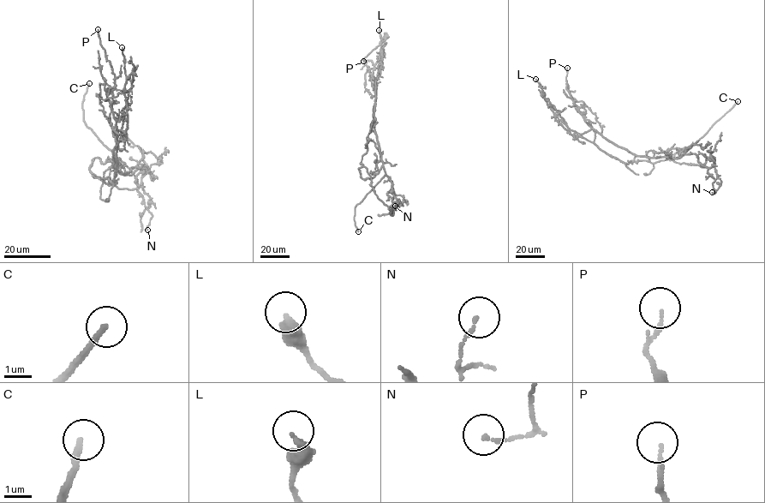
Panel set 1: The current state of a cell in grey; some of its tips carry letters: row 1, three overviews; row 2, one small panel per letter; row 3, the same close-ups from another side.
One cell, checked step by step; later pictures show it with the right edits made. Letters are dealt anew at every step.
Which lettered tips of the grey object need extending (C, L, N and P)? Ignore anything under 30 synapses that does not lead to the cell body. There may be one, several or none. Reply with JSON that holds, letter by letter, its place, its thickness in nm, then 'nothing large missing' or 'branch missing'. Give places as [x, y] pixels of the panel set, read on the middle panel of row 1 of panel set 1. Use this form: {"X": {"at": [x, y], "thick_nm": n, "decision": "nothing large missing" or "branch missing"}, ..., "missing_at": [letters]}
{"C": {"at": [358, 231], "thick_nm": 240, "decision": "branch missing"}, "L": {"at": [379, 30], "thick_nm": 400, "decision": "nothing large missing"}, "N": {"at": [395, 206], "thick_nm": 140, "decision": "nothing large missing"}, "P": {"at": [363, 61], "thick_nm": 110, "decision": "nothing large missing"}, "missing_at": ["C"]}

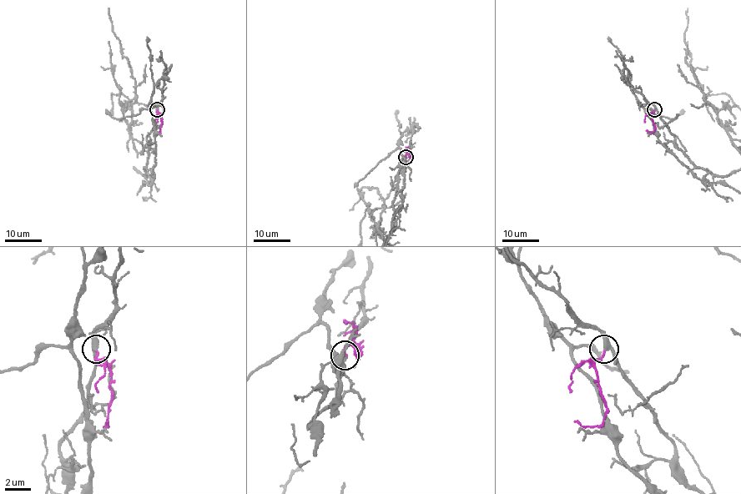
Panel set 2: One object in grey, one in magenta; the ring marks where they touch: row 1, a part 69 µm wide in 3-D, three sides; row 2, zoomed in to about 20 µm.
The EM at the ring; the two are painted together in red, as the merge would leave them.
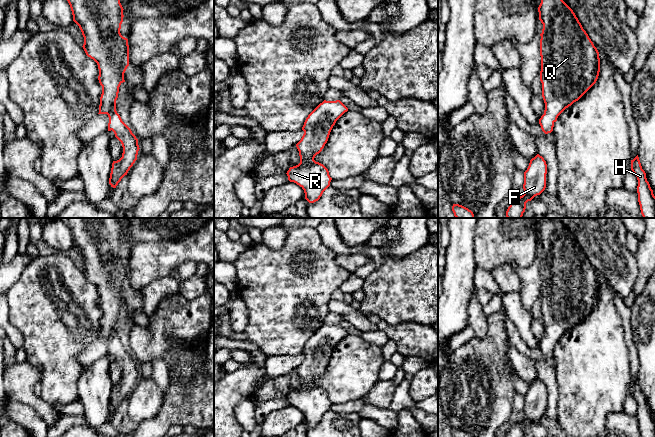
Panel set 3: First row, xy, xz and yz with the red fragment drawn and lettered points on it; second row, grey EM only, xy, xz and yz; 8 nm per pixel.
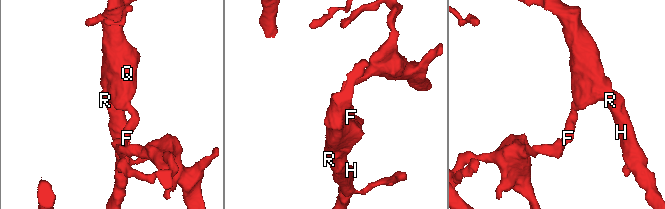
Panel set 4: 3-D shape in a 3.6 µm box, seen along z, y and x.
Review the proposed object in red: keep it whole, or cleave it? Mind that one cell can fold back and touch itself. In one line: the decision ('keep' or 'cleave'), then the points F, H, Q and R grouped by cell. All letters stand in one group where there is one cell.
keep | F H Q R

